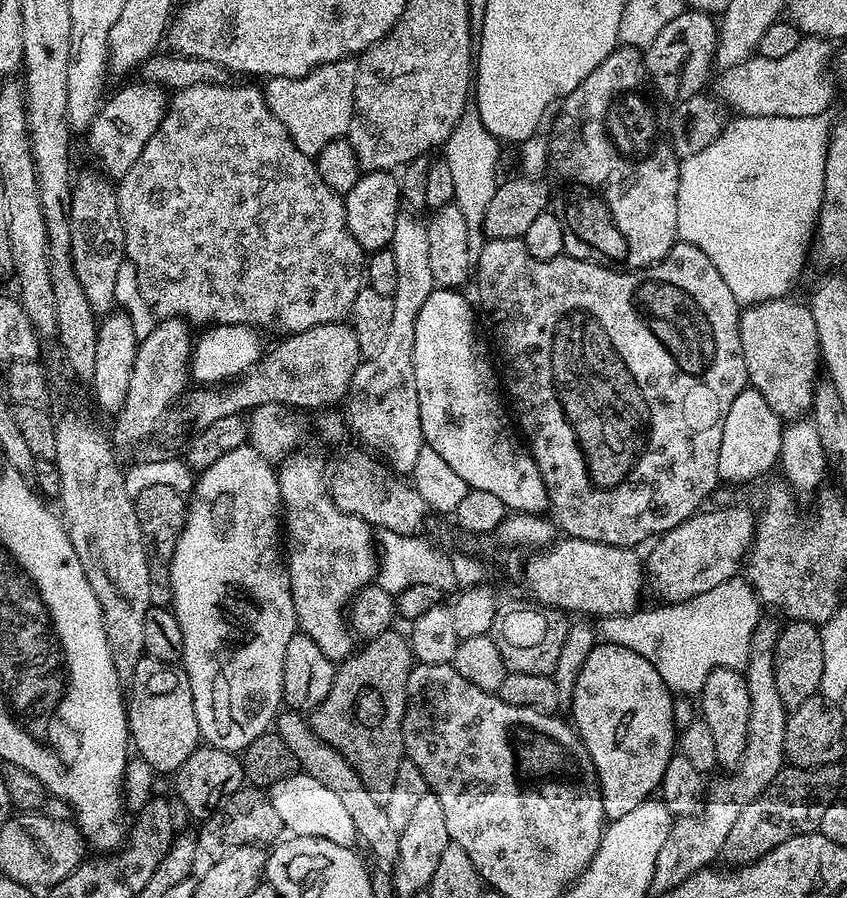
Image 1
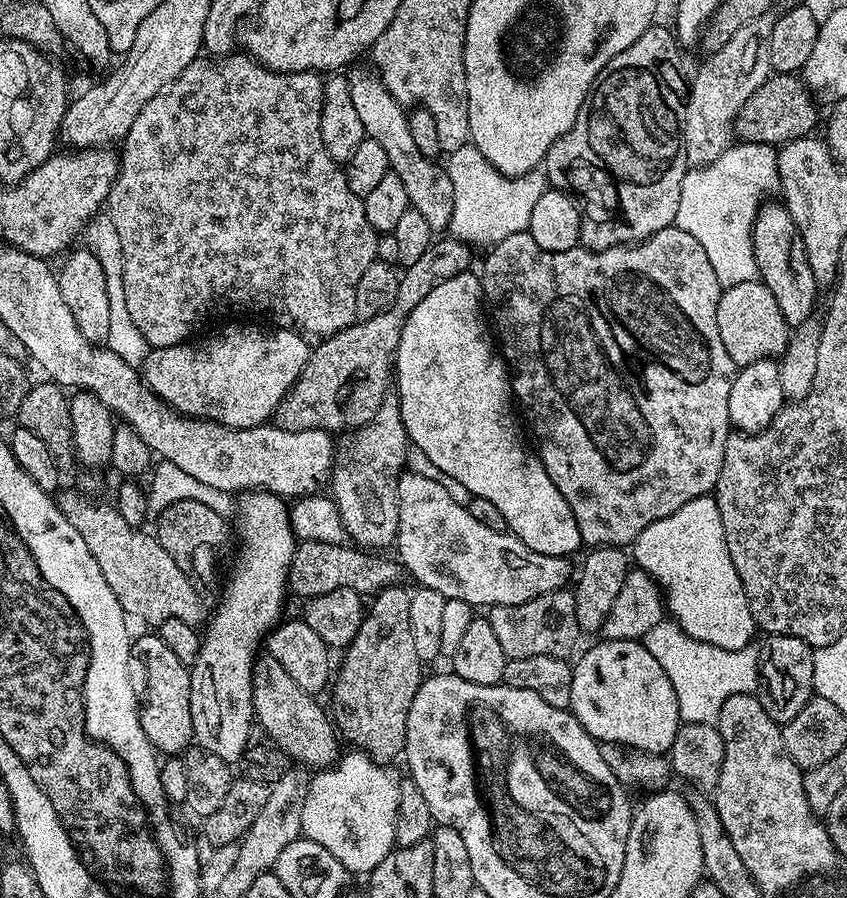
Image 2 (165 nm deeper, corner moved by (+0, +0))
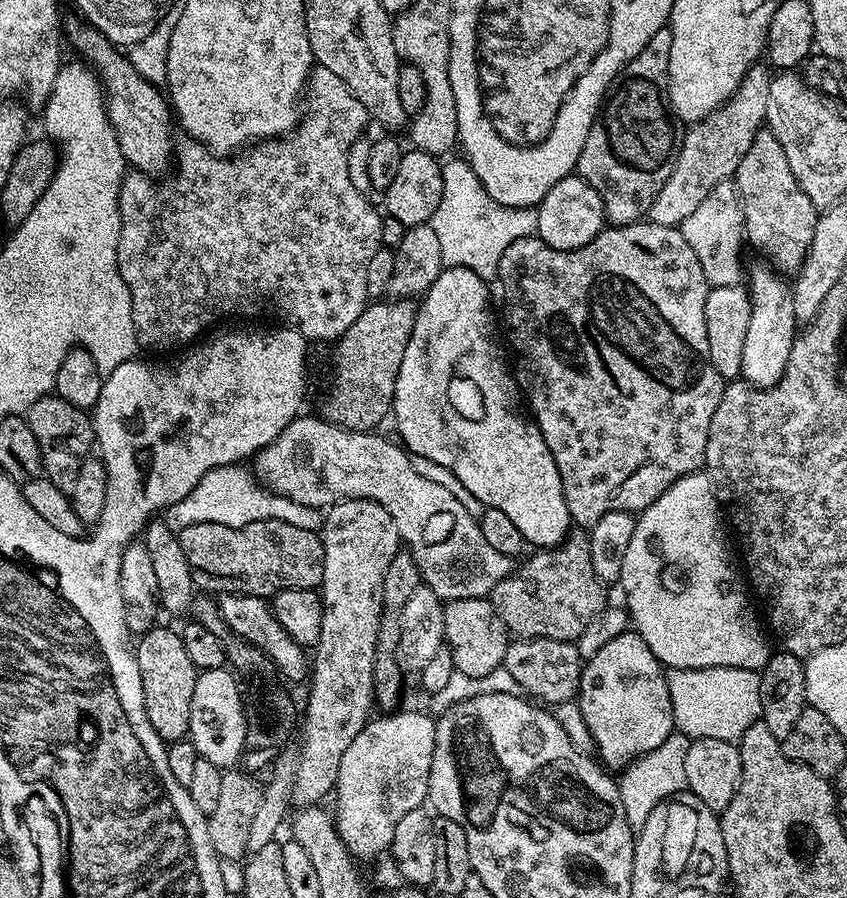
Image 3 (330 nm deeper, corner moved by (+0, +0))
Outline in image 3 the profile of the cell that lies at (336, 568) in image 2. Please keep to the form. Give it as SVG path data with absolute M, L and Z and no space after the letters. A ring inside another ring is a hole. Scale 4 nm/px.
M259 520L241 528L222 526L218 522L198 522L179 532L182 551L192 571L192 583L197 589L205 588L208 594L246 594L271 598L282 590L291 588L319 589L322 582L324 542L320 532L302 530L302 526L290 526L281 520Z

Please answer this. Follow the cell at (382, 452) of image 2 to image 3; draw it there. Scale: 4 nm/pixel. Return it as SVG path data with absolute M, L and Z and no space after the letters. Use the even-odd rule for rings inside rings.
M341 500L339 504L333 504L327 509L322 520L322 539L324 561L322 582L318 591L324 601L324 613L322 634L314 646L314 655L310 660L308 701L302 704L302 723L298 728L300 757L291 801L297 809L319 805L323 801L320 799L335 789L342 754L346 754L350 742L358 738L358 734L370 719L368 711L374 708L374 658L378 646L380 619L384 616L382 578L386 578L386 566L390 566L390 558L394 558L394 554L402 548L394 518L390 518L388 511L373 500Z

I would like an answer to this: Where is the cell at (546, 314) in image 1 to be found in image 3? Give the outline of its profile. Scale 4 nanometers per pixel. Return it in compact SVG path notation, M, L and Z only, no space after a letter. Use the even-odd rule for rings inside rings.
M637 222L634 224L622 224L619 226L605 227L590 242L586 242L586 246L575 248L574 250L554 250L550 246L546 246L546 242L542 242L540 237L533 234L523 236L514 242L510 242L510 246L506 246L506 254L502 254L502 262L498 262L498 270L496 271L495 287L500 287L500 300L498 296L498 312L502 317L502 328L508 331L508 340L506 336L506 344L516 355L516 364L514 360L514 375L516 383L522 393L523 399L532 407L530 411L531 419L536 421L538 430L542 434L542 438L546 442L546 446L550 450L550 454L554 458L554 466L558 466L558 474L562 478L562 490L566 498L566 506L568 512L572 515L573 525L585 524L591 526L598 522L598 518L602 518L602 514L613 512L614 510L622 510L639 514L652 505L659 496L667 490L674 482L678 482L678 478L689 476L691 472L699 472L704 468L704 459L706 458L706 438L710 434L710 418L714 418L714 410L718 410L718 402L722 402L722 394L724 393L724 385L726 383L723 376L718 374L718 370L714 370L714 366L708 357L708 347L706 346L706 298L708 297L709 285L706 282L706 274L702 274L702 262L698 262L698 254L694 254L694 250L690 246L690 242L686 242L686 238L681 234L679 227L671 228L670 226L662 226L651 222Z

